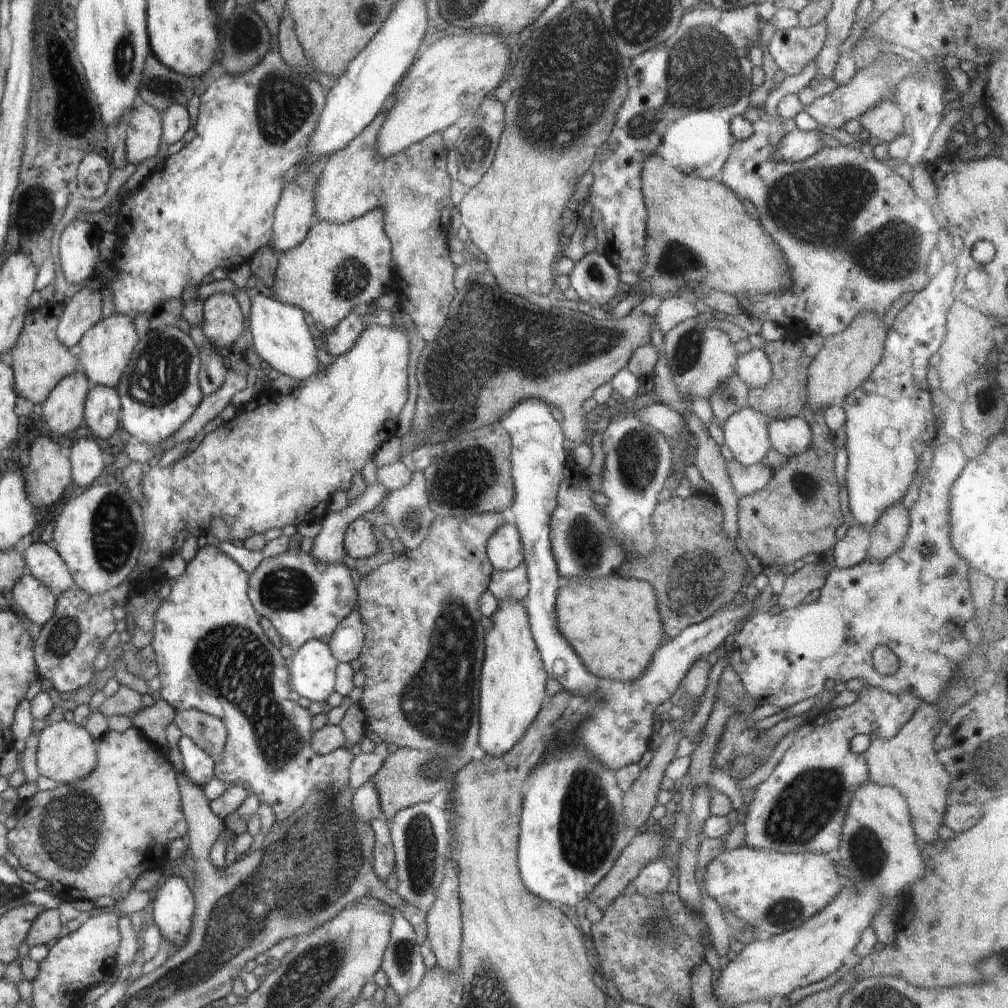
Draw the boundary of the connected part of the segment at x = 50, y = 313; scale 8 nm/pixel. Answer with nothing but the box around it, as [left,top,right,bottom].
[7,304,78,404]

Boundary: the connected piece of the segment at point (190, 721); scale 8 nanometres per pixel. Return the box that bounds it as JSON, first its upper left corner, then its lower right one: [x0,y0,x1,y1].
[173,709,228,762]

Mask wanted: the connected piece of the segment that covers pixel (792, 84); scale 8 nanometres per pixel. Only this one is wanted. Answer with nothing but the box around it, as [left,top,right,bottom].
[763,61,817,117]

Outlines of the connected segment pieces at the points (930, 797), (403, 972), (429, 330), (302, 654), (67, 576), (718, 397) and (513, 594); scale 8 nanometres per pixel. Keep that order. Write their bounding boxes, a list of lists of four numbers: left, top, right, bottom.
[[864,703,951,849],[381,907,427,1000],[315,103,457,343],[289,639,338,703],[22,540,76,597],[707,372,749,427],[488,561,529,602]]

